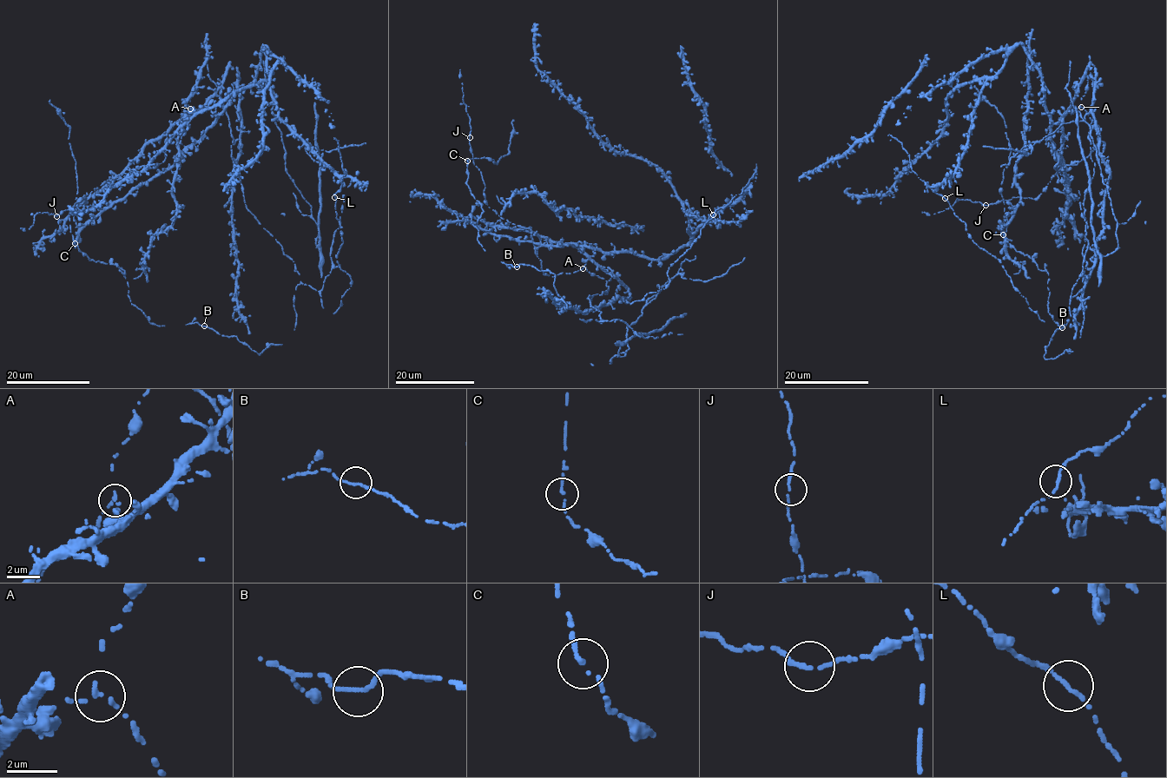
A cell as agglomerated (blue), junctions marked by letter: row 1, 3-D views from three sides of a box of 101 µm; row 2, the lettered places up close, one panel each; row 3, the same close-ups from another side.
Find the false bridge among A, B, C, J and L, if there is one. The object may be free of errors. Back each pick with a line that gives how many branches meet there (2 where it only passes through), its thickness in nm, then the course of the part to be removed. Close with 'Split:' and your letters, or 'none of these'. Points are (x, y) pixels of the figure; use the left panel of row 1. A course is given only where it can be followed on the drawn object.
Split: none of these

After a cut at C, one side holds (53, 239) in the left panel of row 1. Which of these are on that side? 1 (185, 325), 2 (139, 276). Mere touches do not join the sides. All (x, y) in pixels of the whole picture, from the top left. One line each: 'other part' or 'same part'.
1: same part
2: same part

